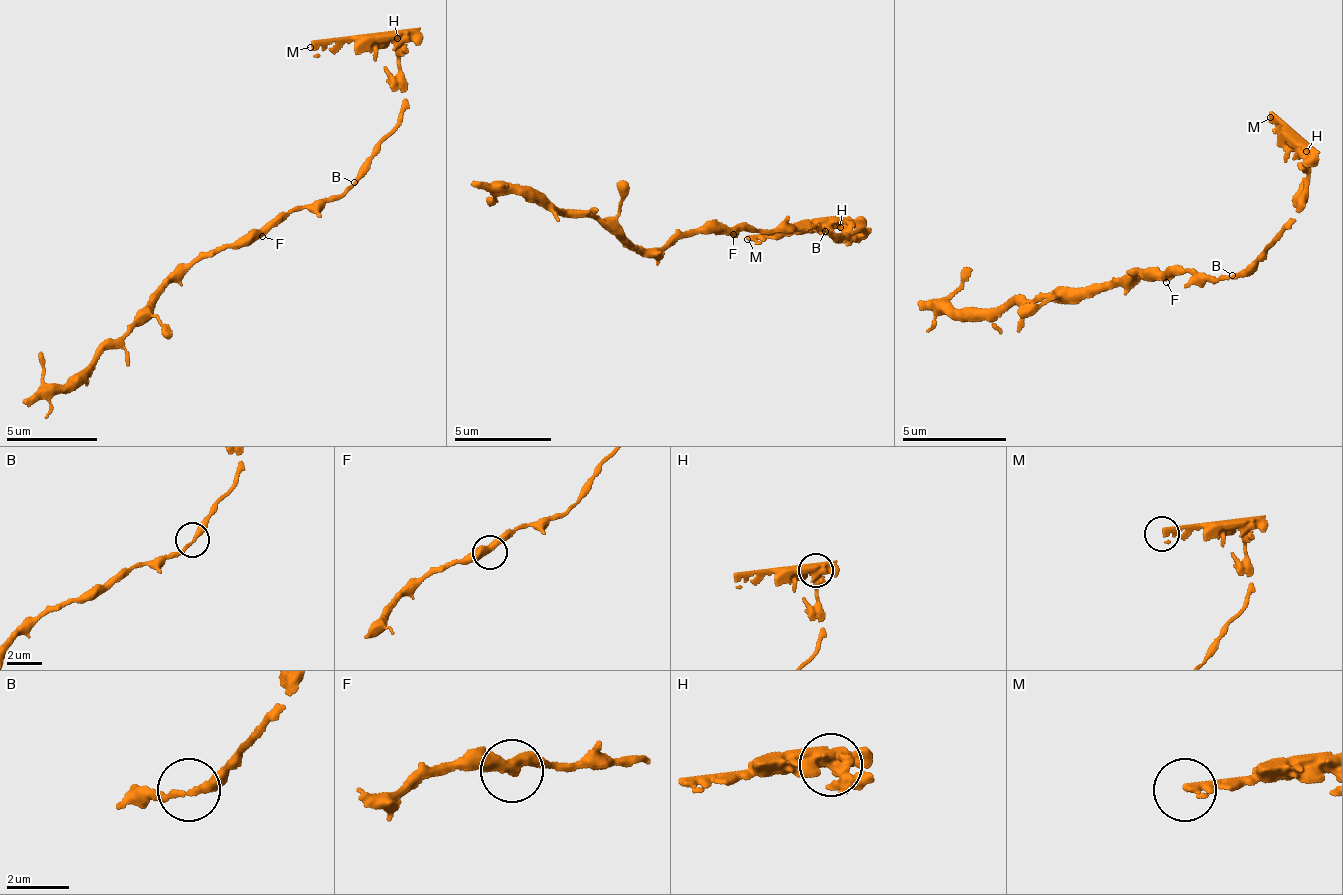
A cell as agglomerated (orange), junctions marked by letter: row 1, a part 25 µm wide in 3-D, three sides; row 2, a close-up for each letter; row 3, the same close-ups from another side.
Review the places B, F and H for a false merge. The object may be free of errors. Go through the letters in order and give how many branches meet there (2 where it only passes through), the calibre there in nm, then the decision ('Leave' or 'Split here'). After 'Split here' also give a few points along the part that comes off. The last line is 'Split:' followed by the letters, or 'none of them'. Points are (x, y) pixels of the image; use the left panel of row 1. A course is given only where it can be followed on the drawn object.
B: Branches: 2. Thickness 200 nm. Leave
F: Branches: 2. Thickness 400 nm. Leave
H: Branches: 3. Thickness 500 nm. Split here. Course of the part to remove: (396, 36), (310, 42)
Split: H

